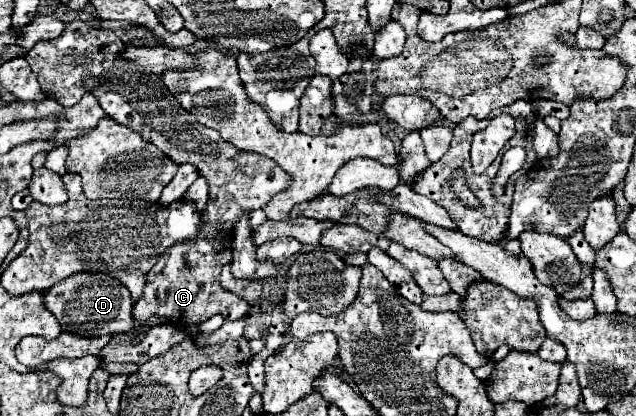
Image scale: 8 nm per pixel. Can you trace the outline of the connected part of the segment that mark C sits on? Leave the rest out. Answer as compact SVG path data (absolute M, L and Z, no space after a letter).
M69 22L59 38L37 42L25 60L31 70L37 72L45 96L61 106L75 106L85 94L81 80L87 74L97 76L101 86L93 94L109 118L159 146L177 166L183 162L193 164L209 184L209 202L203 210L199 234L195 234L191 242L175 244L159 256L159 262L147 274L141 298L133 304L133 330L147 332L153 326L147 320L153 316L165 318L169 324L179 324L179 328L201 324L215 314L221 314L225 320L239 320L249 312L249 304L219 286L221 268L231 262L235 218L263 208L277 192L289 186L291 178L273 160L239 152L235 146L229 146L217 130L199 124L199 120L167 92L159 76L147 74L137 62L119 60L123 48L125 44L113 30L95 30L85 22Z

